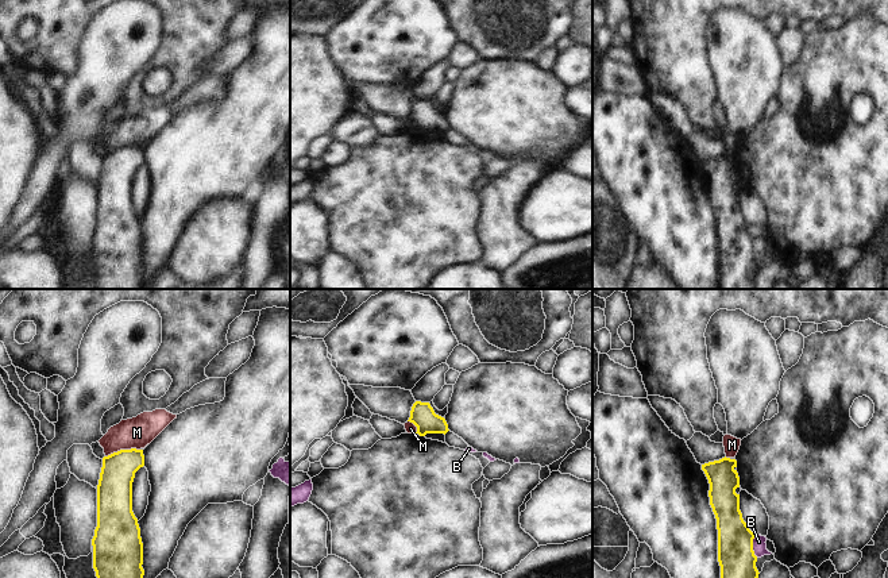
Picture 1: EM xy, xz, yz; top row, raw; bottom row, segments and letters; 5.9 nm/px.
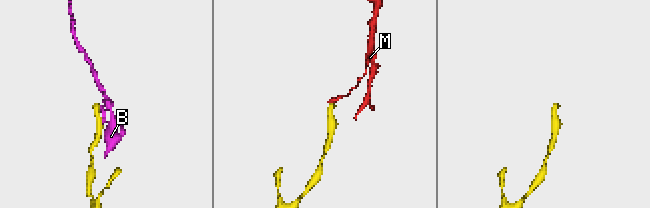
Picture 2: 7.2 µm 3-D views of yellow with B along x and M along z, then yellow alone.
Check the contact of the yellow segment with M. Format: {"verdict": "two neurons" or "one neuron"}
{"verdict": "two neurons"}

